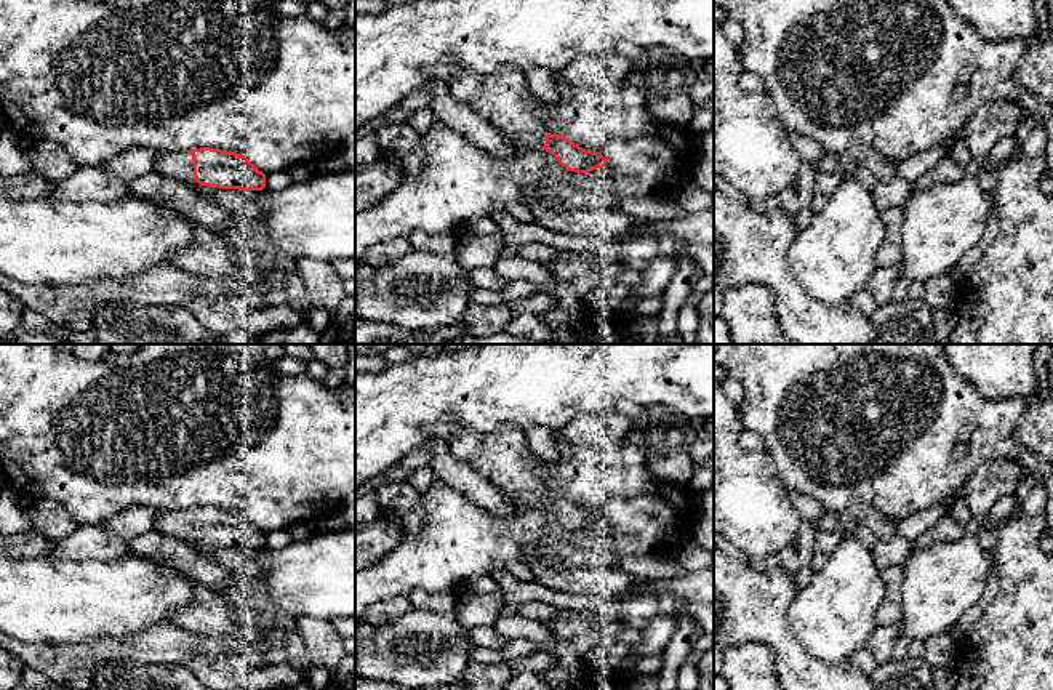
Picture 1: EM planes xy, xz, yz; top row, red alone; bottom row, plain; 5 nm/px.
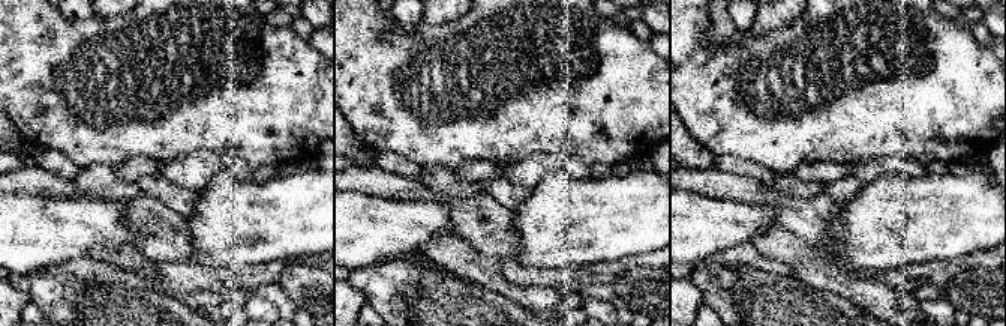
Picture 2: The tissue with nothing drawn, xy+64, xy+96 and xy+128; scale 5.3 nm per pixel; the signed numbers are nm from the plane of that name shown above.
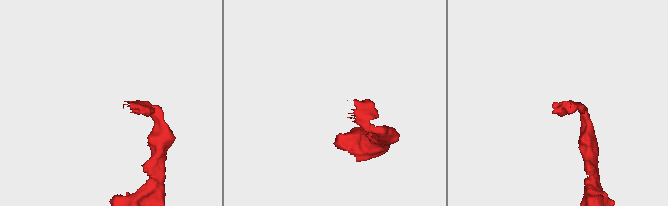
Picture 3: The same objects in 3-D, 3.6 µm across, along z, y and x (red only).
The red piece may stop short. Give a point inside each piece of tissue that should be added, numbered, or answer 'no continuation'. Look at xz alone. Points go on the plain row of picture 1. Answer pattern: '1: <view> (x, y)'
1: xz (501, 457)

